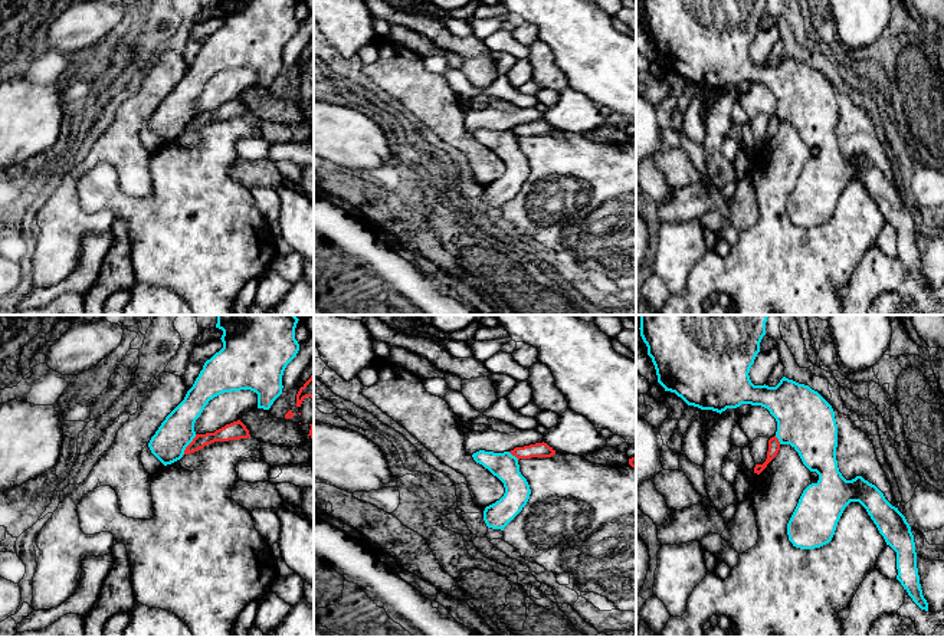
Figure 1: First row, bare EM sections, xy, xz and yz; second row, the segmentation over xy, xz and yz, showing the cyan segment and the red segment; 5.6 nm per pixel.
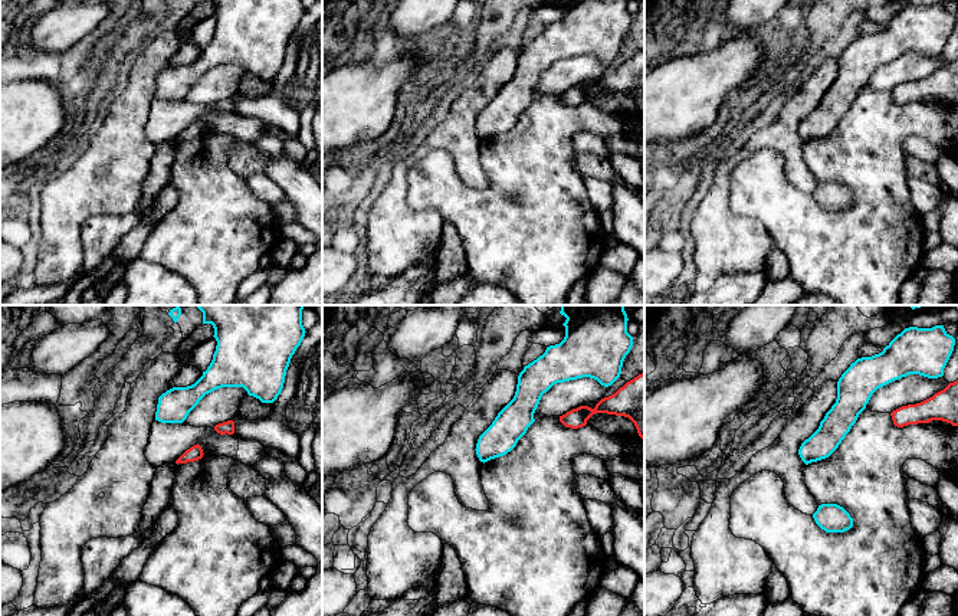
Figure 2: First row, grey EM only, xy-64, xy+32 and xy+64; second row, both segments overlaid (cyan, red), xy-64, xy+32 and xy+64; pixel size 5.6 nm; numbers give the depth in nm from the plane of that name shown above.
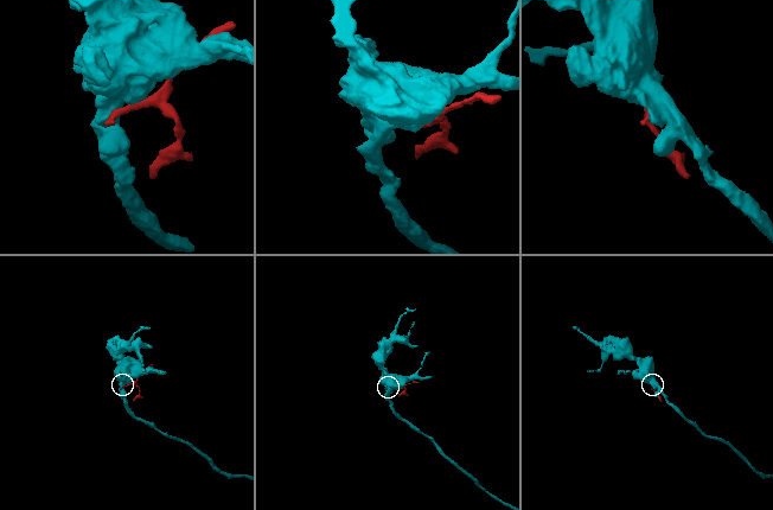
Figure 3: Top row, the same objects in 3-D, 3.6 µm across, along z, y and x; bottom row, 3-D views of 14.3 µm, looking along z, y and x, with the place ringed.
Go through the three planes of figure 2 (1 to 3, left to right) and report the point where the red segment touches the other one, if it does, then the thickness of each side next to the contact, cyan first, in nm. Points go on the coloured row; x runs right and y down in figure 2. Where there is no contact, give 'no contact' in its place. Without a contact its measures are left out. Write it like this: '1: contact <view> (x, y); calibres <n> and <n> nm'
1: no contact
2: no contact
3: no contact

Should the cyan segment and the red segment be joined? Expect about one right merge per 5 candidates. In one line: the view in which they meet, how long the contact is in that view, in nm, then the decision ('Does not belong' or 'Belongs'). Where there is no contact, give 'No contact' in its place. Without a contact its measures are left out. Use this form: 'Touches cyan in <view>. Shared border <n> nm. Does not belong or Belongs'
Touches cyan in xy. Shared border 150 nm. Does not belong

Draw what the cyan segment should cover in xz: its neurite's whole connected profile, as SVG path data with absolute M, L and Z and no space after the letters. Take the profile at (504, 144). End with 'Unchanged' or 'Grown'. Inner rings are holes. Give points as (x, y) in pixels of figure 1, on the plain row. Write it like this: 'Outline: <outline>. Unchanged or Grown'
Outline: M479 128L472 135L504 161L504 174L484 188L486 204L504 208L527 183L531 173L530 162L519 150L518 137L509 129Z. Unchanged

